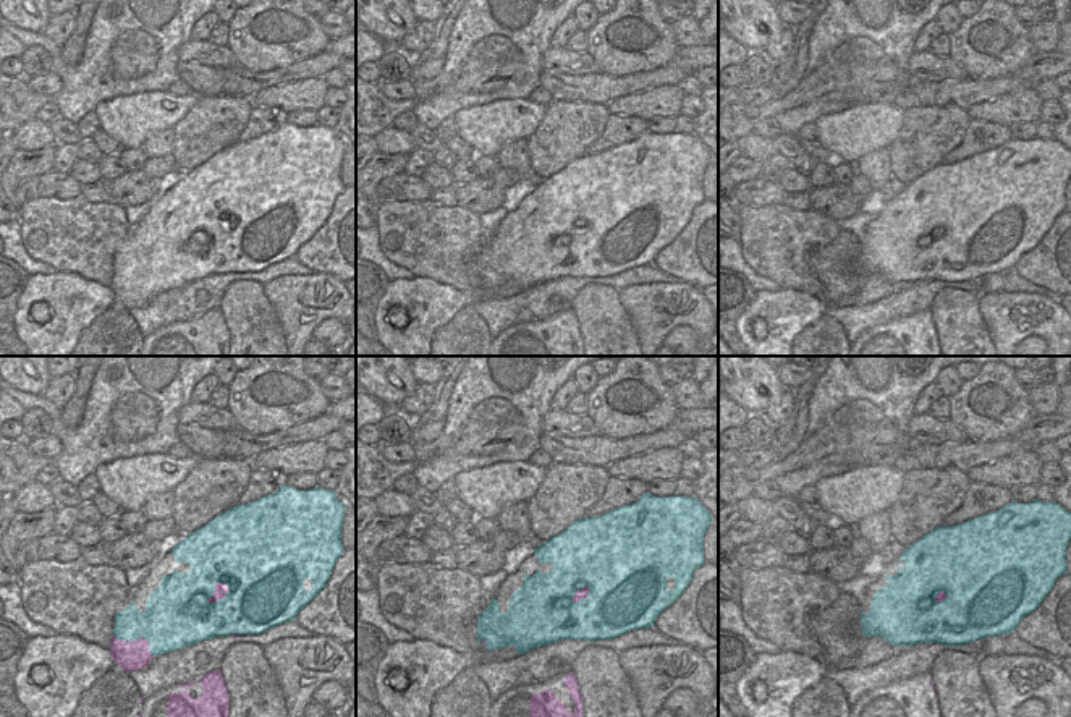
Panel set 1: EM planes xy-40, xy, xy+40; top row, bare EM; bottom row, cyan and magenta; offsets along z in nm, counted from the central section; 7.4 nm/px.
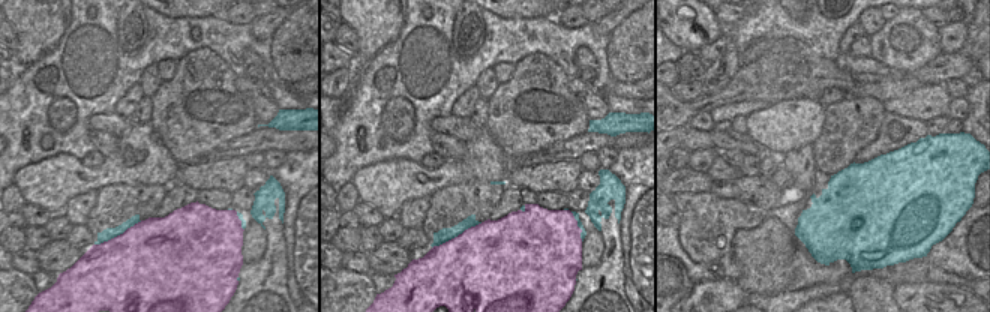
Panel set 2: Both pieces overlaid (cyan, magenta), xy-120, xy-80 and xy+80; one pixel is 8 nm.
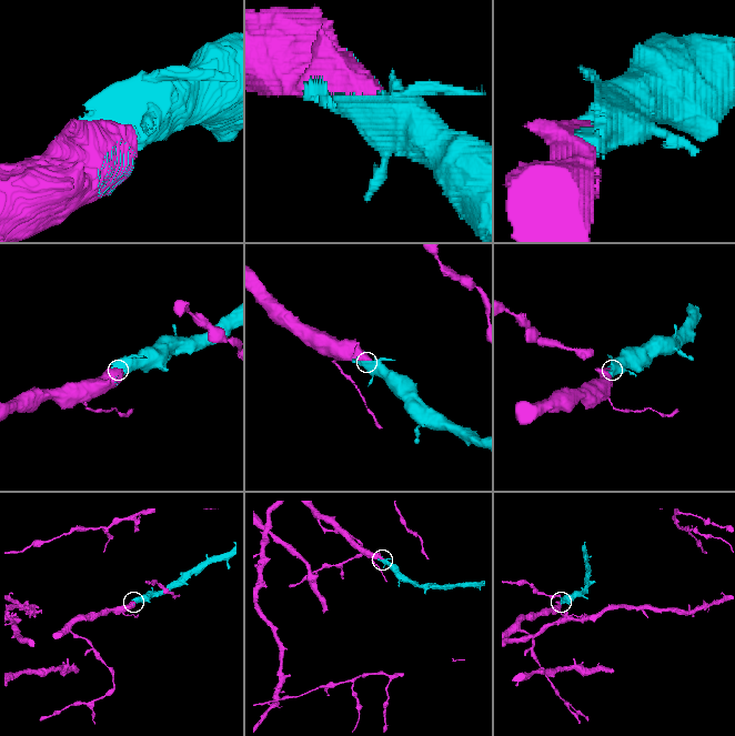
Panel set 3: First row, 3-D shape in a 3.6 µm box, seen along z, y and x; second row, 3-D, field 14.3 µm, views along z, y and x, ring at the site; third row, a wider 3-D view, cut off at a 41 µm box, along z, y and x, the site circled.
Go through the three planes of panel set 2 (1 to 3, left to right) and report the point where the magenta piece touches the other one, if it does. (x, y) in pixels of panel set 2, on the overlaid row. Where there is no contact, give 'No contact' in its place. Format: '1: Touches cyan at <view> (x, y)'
1: Touches cyan at xy-120 (117, 234)
2: Touches cyan at xy-80 (456, 236)
3: No contact.

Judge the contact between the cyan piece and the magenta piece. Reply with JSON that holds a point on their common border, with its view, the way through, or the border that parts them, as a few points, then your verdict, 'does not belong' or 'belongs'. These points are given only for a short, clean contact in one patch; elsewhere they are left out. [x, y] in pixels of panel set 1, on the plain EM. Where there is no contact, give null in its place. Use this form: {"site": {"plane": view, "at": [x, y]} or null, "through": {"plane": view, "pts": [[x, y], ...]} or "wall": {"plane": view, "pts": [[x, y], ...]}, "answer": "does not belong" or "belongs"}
{"site": {"plane": "xy-40", "at": [220, 237]}, "answer": "belongs"}

